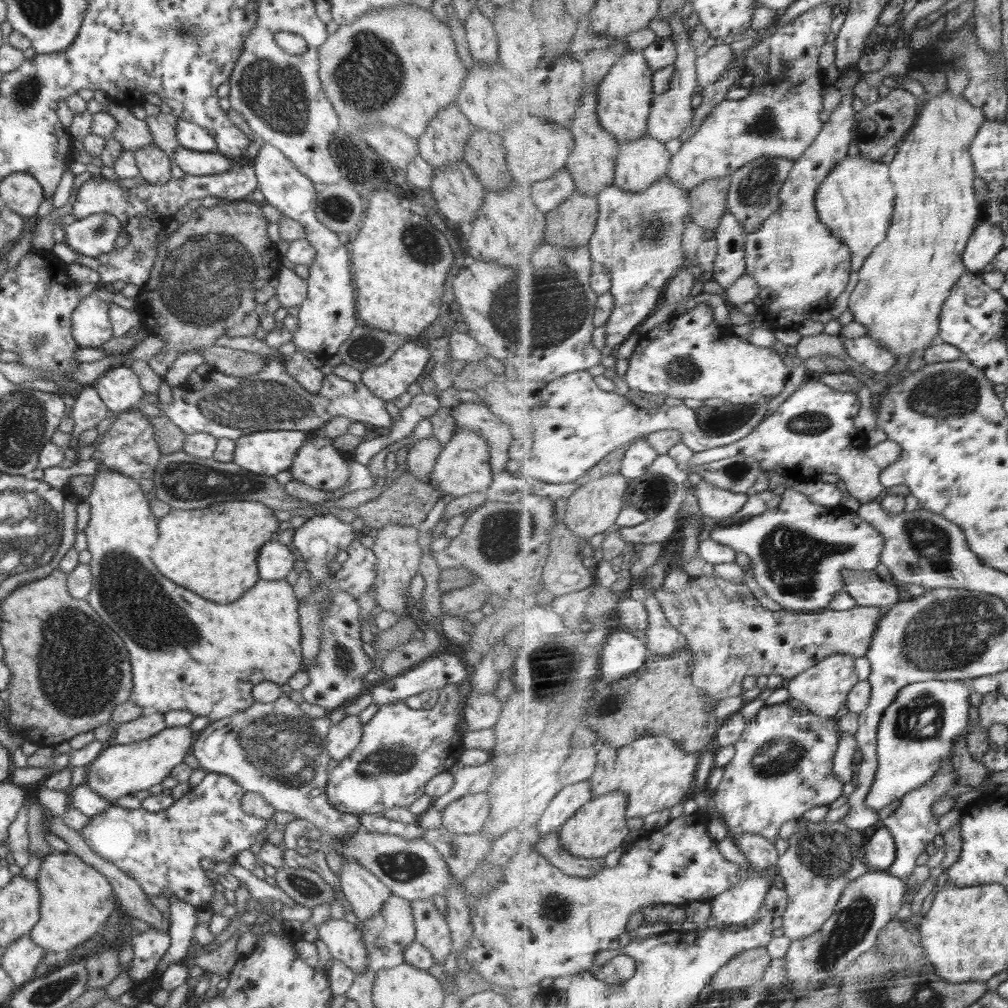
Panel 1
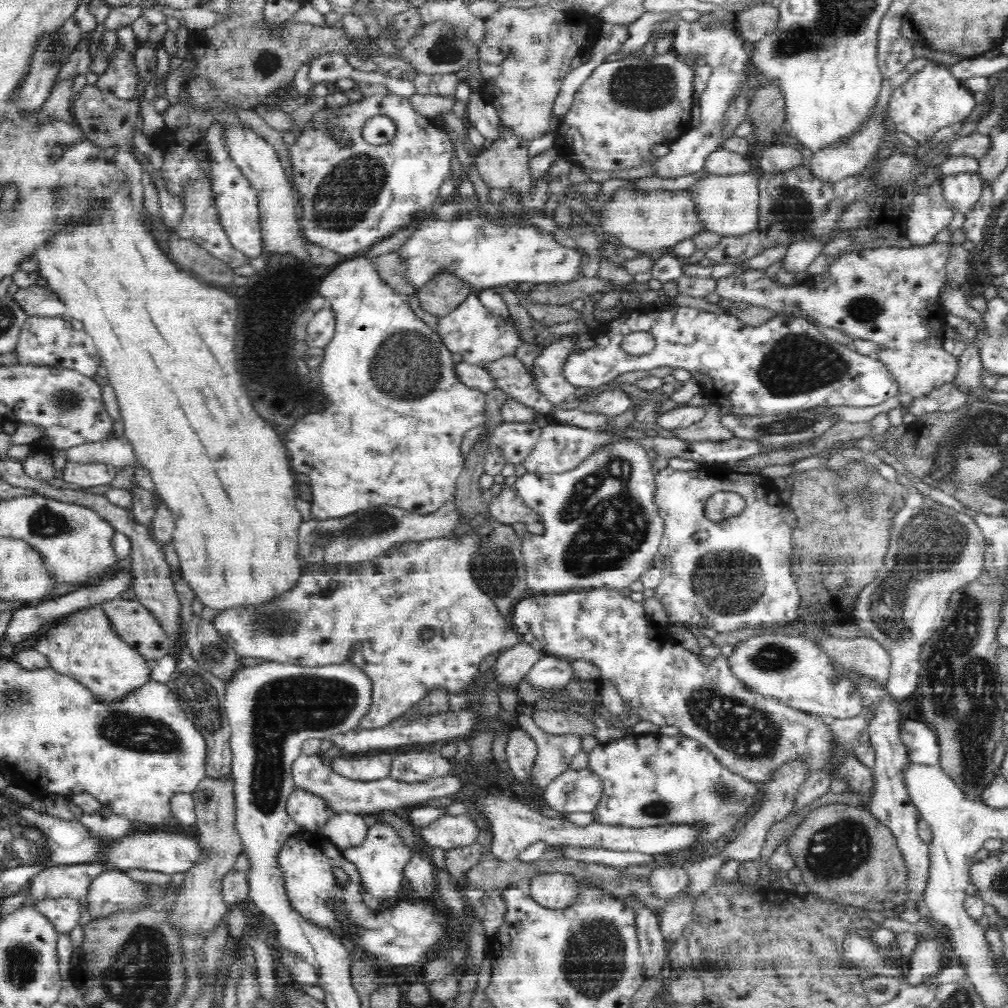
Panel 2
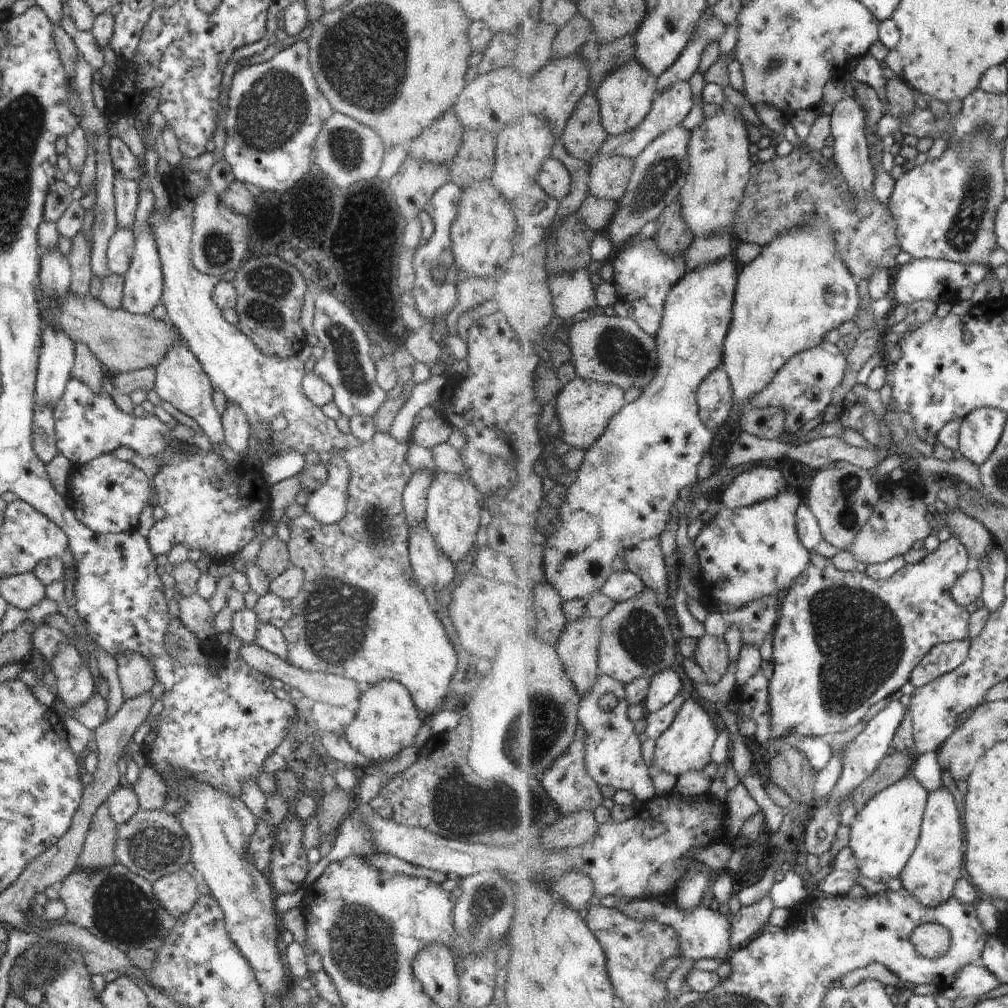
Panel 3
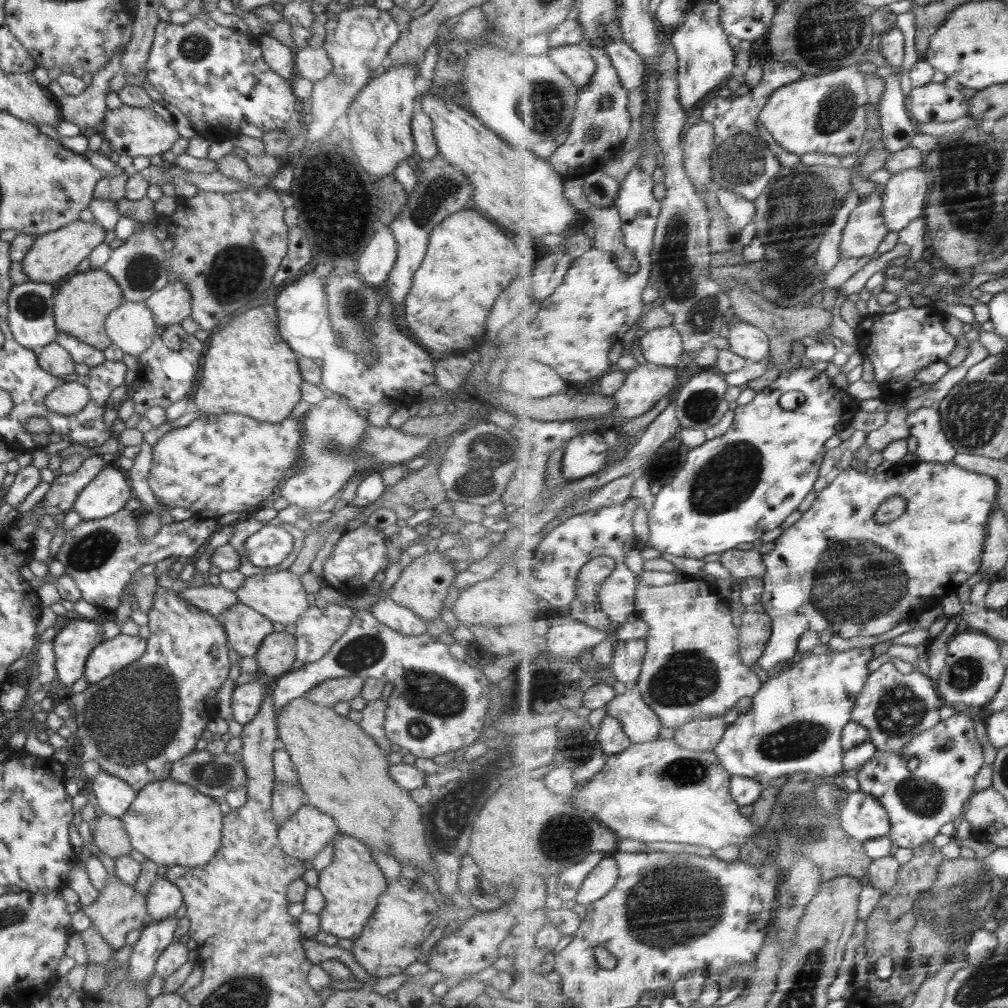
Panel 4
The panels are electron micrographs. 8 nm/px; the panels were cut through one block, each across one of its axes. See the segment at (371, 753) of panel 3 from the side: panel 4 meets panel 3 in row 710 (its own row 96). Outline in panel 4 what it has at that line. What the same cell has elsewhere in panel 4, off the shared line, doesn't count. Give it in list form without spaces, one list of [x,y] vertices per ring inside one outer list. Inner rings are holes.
[[[414,65],[391,66],[380,70],[380,74],[370,77],[349,106],[347,122],[352,148],[359,166],[370,176],[381,179],[392,175],[397,164],[415,151],[411,120],[420,96],[414,86],[416,77],[417,68]]]

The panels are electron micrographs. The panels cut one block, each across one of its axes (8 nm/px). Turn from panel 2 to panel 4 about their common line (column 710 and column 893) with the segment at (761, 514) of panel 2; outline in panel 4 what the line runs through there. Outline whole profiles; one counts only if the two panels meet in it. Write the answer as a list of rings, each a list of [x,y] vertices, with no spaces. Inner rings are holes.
[[[917,462],[914,464],[895,464],[893,468],[881,474],[870,475],[860,472],[856,468],[848,468],[840,474],[833,483],[830,483],[817,495],[817,499],[811,508],[803,513],[802,518],[796,521],[793,527],[786,529],[775,541],[776,548],[765,554],[764,560],[767,566],[765,574],[765,593],[762,603],[765,610],[773,618],[773,635],[768,643],[764,656],[758,664],[766,672],[772,670],[785,660],[790,660],[798,654],[799,642],[802,636],[809,630],[824,632],[833,628],[834,633],[843,638],[856,638],[856,636],[872,636],[884,634],[900,626],[902,622],[915,621],[923,612],[936,608],[938,604],[948,596],[948,593],[958,592],[964,583],[971,583],[980,578],[983,559],[985,558],[985,546],[989,539],[989,524],[992,513],[998,508],[998,500],[1001,492],[1001,483],[997,477],[980,473],[976,470],[966,469],[955,463],[941,464],[936,462]],[[892,498],[902,499],[908,505],[907,511],[894,522],[882,524],[876,519],[882,503]]]

